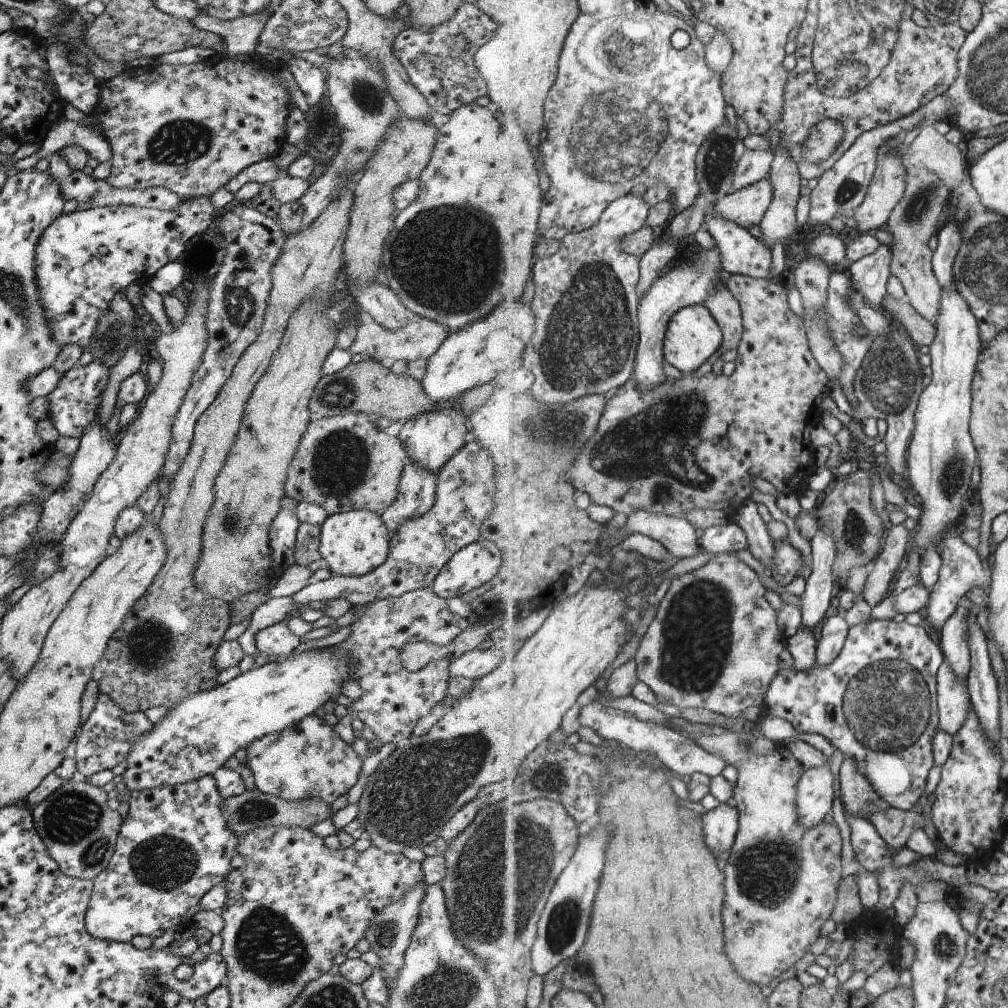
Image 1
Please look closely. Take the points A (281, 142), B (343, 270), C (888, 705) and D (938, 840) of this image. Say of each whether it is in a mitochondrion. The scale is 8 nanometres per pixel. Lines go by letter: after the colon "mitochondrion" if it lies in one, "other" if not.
A: other
B: other
C: mitochondrion
D: other

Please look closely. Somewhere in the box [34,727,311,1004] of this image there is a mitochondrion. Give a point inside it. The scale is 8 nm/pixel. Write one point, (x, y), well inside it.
(71, 819)

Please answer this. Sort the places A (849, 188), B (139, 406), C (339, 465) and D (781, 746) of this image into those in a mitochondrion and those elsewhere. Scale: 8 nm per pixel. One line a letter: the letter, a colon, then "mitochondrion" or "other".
A: mitochondrion
B: other
C: mitochondrion
D: other

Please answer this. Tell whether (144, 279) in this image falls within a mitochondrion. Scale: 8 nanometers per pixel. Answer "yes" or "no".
no

